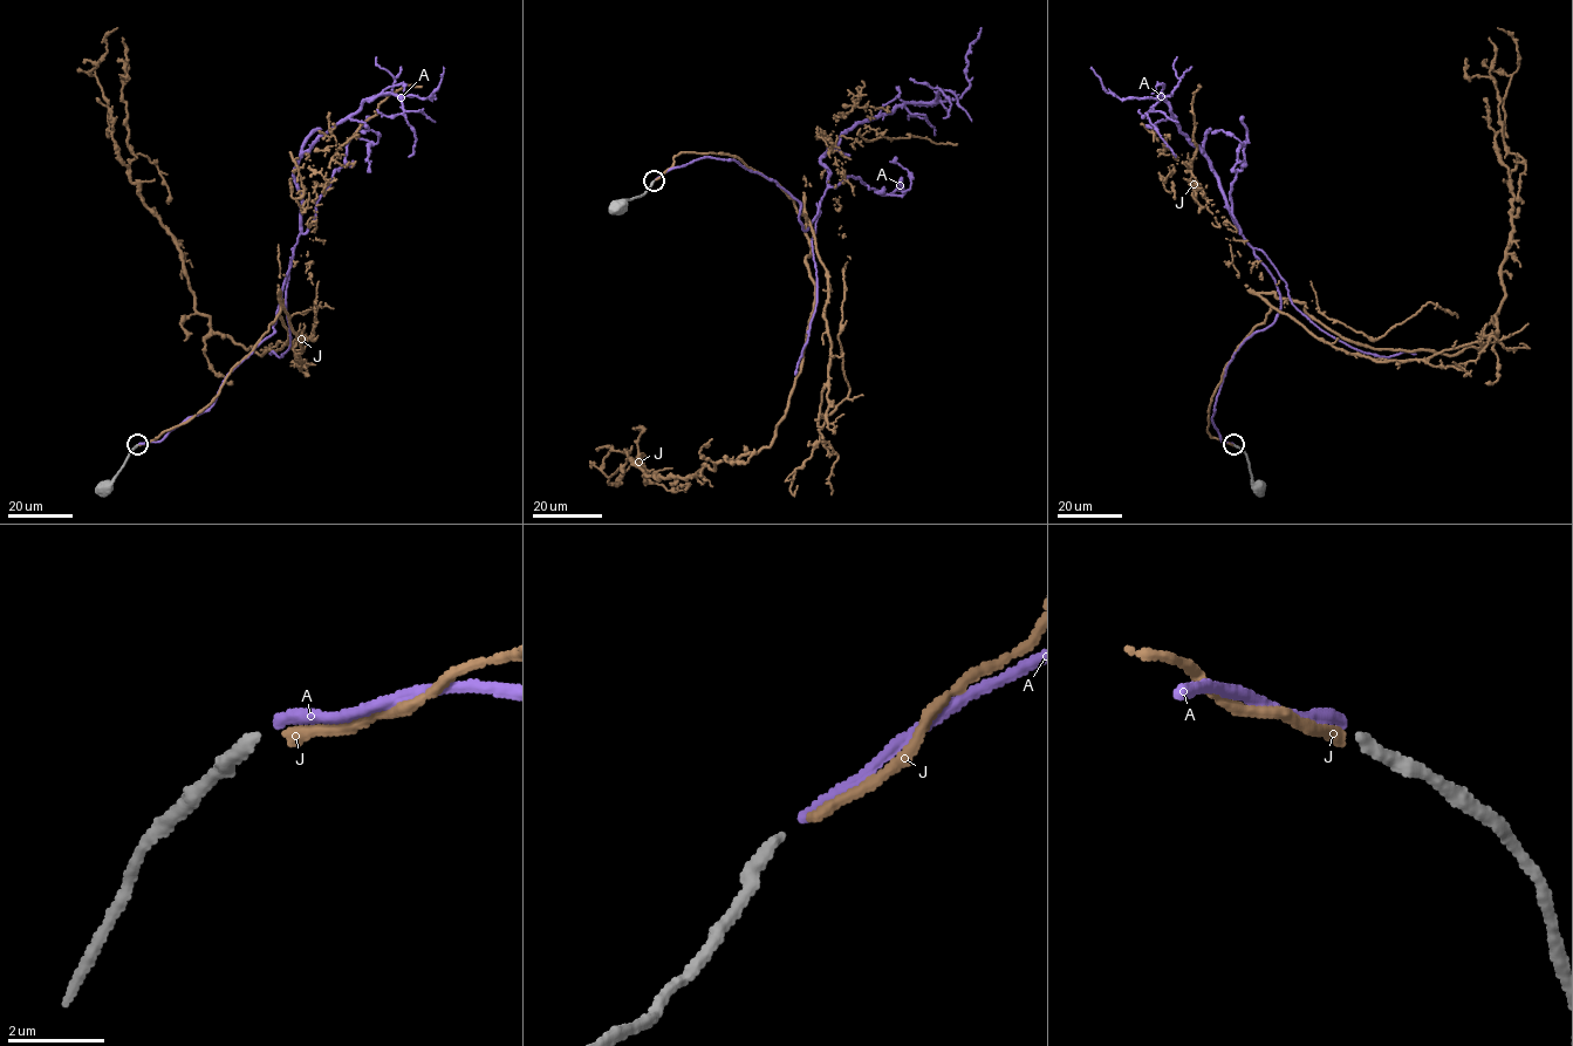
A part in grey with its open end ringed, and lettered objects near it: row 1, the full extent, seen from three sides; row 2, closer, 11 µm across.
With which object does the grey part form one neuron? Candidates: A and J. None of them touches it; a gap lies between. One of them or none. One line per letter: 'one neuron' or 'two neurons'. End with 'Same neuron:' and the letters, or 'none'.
A: two neurons
J: one neuron
Same neuron: J

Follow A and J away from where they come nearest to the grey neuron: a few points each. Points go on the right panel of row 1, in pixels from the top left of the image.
A: (1233, 444), (1221, 441), (1214, 405), (1233, 353), (1280, 309), (1274, 279), (1161, 94), (1119, 98), (1091, 67)
J: (1233, 444), (1209, 404), (1260, 293), (1379, 349), (1497, 332), (1518, 62), (1497, 28)

